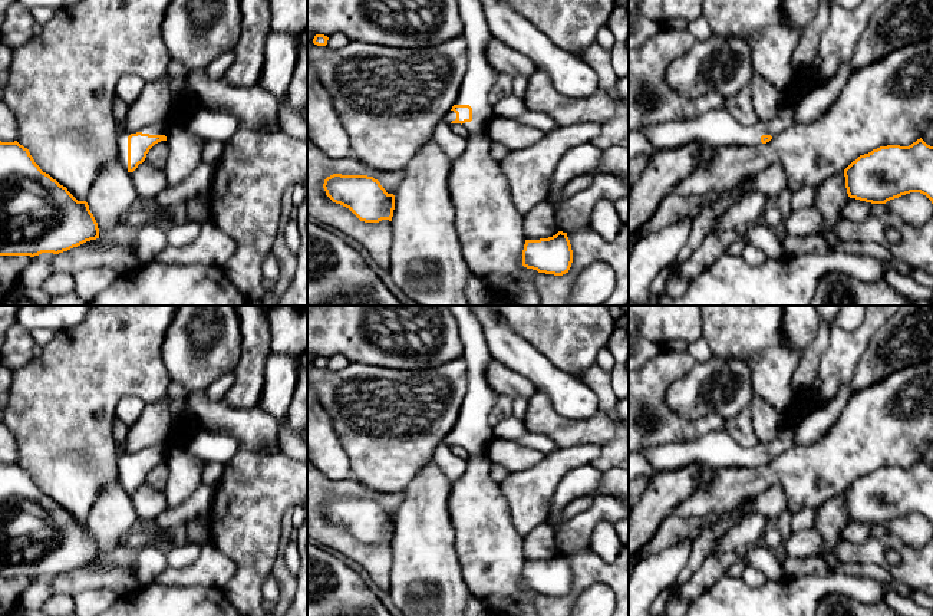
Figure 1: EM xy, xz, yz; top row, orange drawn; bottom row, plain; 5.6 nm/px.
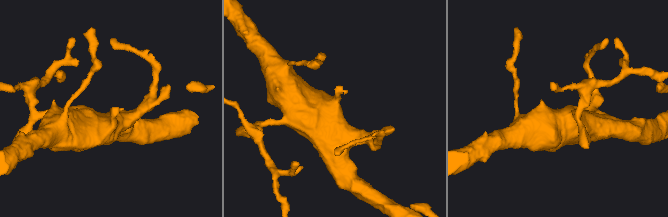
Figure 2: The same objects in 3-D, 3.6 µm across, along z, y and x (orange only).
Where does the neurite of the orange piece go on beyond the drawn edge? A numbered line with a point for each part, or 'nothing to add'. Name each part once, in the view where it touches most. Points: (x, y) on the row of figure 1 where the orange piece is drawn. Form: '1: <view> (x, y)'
1: xy (160, 127)

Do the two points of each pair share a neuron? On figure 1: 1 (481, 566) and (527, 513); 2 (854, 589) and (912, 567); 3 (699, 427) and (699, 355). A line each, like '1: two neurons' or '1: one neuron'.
1: two neurons
2: two neurons
3: two neurons

